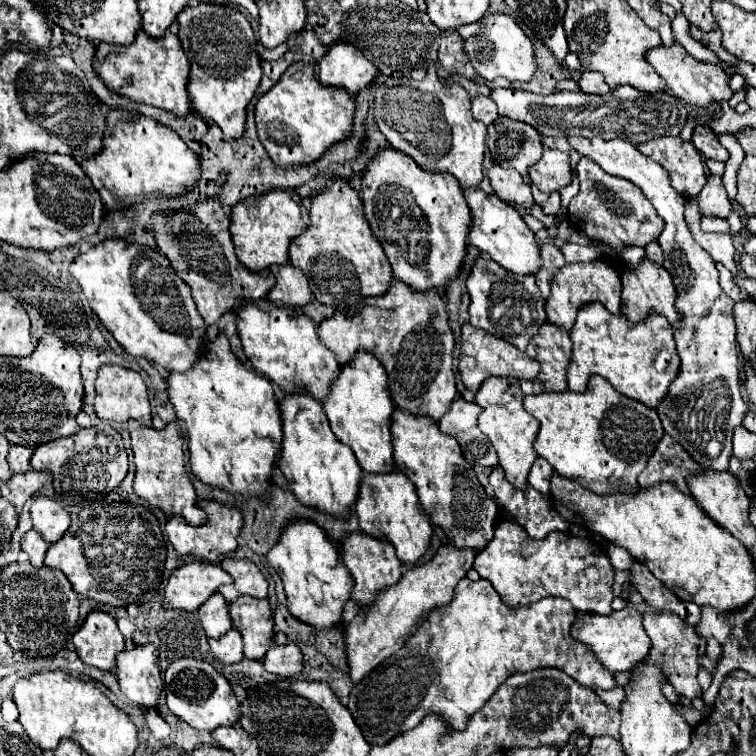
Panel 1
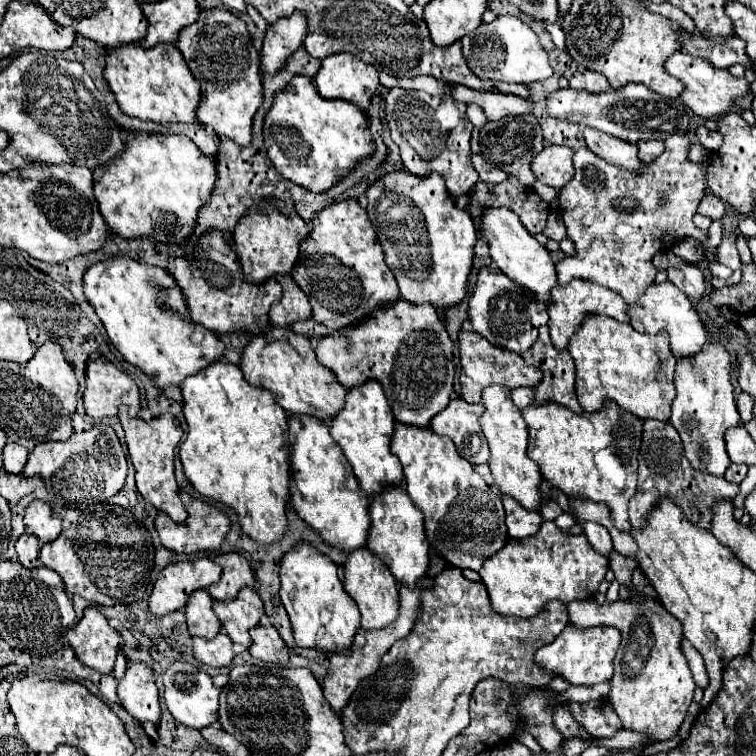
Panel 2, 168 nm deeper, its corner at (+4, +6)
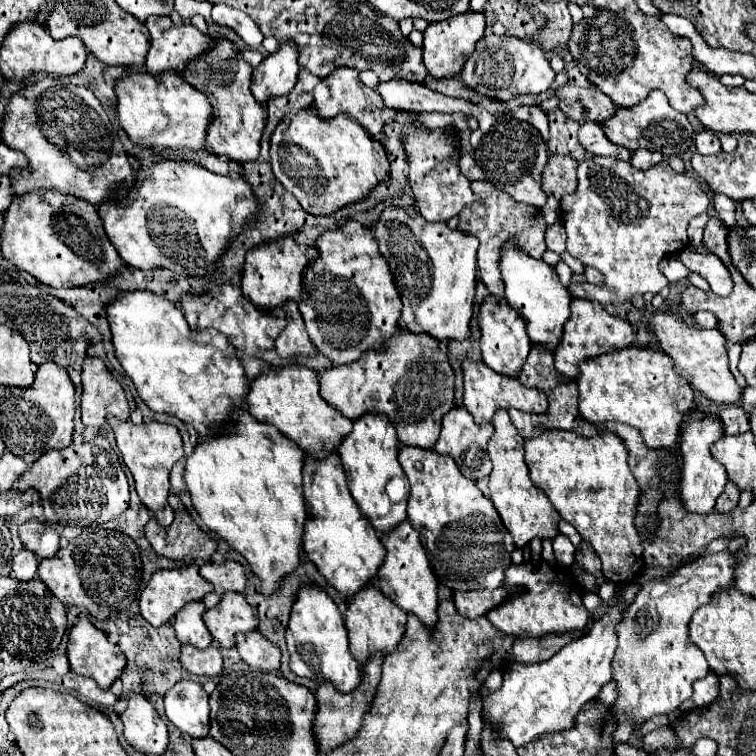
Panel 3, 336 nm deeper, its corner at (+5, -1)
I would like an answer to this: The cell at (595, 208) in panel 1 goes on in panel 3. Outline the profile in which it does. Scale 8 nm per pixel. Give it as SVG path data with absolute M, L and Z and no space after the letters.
M591 156L585 158L577 168L579 186L575 192L561 198L561 216L567 230L567 252L575 258L579 258L585 266L597 268L605 280L603 284L572 283L569 292L577 298L591 298L599 300L601 304L629 304L627 320L631 324L639 324L647 316L647 306L637 308L631 300L635 294L657 294L661 292L669 282L659 270L659 262L665 256L671 256L683 248L687 248L687 224L697 214L703 214L709 206L709 196L703 190L703 186L687 176L677 174L667 160L657 164L649 170L635 170L629 162L621 162L615 158L603 158L603 156Z

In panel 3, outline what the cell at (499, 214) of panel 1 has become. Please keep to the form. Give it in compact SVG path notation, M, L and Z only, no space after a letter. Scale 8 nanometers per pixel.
M507 240L501 248L501 260L499 270L505 282L505 300L521 314L521 318L527 324L527 334L533 344L543 344L547 348L555 348L563 334L563 324L569 318L569 302L571 294L567 288L559 282L559 276L553 266L549 266L543 260L531 258L527 252L523 252L515 240Z

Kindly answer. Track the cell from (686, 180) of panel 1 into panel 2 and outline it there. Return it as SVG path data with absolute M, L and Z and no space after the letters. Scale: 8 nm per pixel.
M640 141L638 143L638 159L642 163L652 163L658 155L662 155L664 143L662 141Z

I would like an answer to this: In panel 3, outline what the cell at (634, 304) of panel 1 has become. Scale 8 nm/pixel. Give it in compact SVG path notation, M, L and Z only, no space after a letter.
M663 310L663 312L655 312L651 316L649 332L653 334L653 340L659 344L659 348L673 358L673 370L683 380L687 380L691 384L691 388L703 392L707 398L711 398L715 402L731 404L731 402L739 400L741 388L729 370L725 340L719 330L693 328L683 320L683 316Z

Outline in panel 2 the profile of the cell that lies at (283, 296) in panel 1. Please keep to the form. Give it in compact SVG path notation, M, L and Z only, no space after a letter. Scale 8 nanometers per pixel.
M280 277L282 279L282 299L278 305L272 305L270 309L270 321L274 327L290 327L296 321L310 319L310 303L304 291L294 283L292 277Z

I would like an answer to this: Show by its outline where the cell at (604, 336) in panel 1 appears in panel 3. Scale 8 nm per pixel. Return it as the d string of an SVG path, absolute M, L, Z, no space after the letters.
M627 346L579 362L579 414L591 422L623 422L641 430L649 448L671 448L685 412L693 404L691 386L673 372L673 360L661 350Z

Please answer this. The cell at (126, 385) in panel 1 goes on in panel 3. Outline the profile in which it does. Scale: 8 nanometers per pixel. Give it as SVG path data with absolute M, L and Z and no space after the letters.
M85 358L81 378L81 420L85 426L103 426L109 415L123 422L129 421L131 410L125 390L105 368L101 358Z

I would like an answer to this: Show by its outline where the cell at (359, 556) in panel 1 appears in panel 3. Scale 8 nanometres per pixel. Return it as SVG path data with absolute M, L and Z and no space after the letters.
M375 584L363 586L355 596L351 596L345 612L345 626L349 632L349 648L359 664L365 664L367 656L375 652L393 652L395 646L399 644L403 632L405 632L405 622L407 622L407 612L403 612L397 604L387 600L383 592Z

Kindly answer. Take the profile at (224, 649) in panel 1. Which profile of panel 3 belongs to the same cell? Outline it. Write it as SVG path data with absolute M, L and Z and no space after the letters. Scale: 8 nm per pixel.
M191 644L181 648L181 664L197 676L211 676L215 678L221 668L223 668L223 656L221 656L221 648L211 644L205 650L199 650Z

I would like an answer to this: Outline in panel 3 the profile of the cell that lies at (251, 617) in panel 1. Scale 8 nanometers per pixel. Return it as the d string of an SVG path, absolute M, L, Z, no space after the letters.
M227 592L227 594L223 594L223 600L215 608L205 610L203 620L205 620L205 624L207 624L207 628L209 628L211 636L213 636L213 640L221 648L233 648L235 646L235 636L239 632L253 632L257 628L257 624L259 624L255 608L239 592Z

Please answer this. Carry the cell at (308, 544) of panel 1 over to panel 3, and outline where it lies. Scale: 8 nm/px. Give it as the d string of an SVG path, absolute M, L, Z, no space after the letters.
M303 582L287 626L287 648L291 652L291 670L311 680L331 680L341 692L351 692L361 682L361 668L349 650L349 636L333 598L313 582Z

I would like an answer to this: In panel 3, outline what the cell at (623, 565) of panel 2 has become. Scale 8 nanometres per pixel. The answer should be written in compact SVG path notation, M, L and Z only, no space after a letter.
M543 430L539 436L525 438L525 462L531 480L541 488L553 508L577 528L603 562L603 576L615 584L635 582L643 570L641 540L635 530L635 510L639 486L627 464L627 448L613 432L591 438L569 430Z

